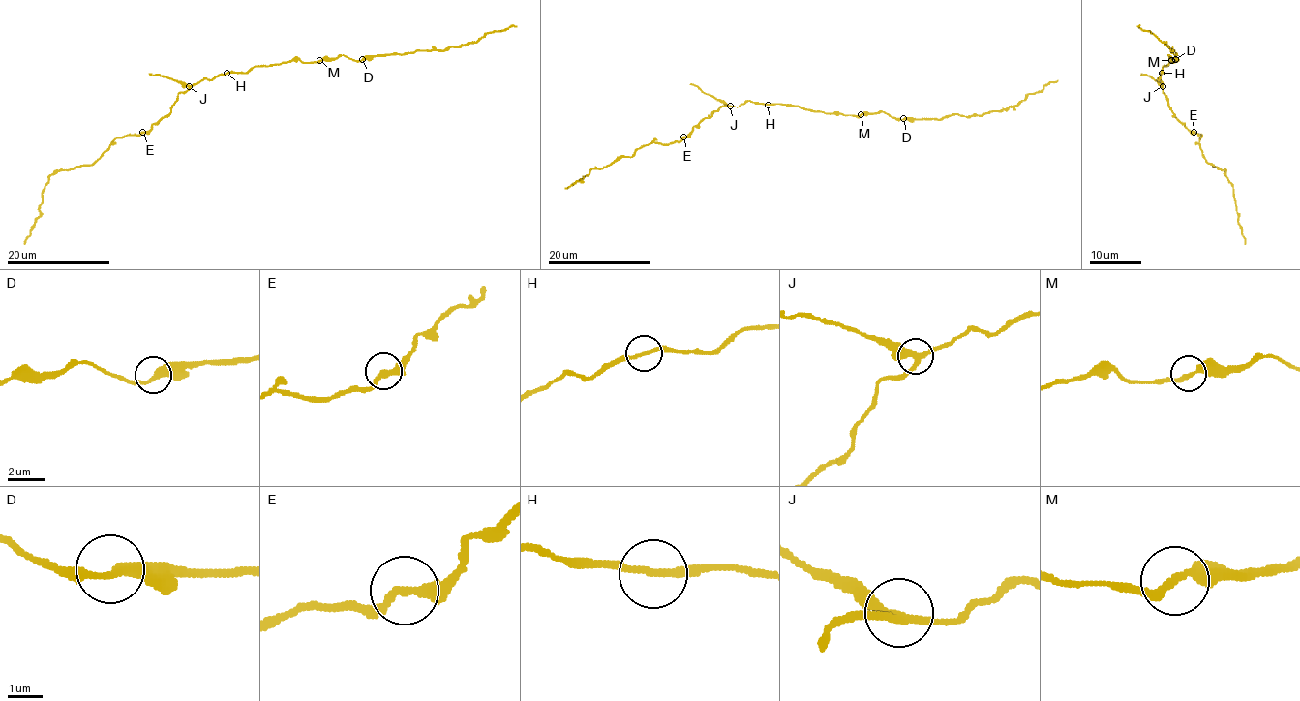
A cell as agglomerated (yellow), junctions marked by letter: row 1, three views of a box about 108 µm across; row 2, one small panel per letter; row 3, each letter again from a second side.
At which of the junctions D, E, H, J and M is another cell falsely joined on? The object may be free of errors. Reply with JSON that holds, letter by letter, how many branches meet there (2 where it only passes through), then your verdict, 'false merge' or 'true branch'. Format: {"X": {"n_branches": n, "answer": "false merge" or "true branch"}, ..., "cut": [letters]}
{"D": {"n_branches": 2, "answer": "true branch"}, "E": {"n_branches": 3, "answer": "true branch"}, "H": {"n_branches": 2, "answer": "true branch"}, "J": {"n_branches": 3, "answer": "false merge"}, "M": {"n_branches": 2, "answer": "true branch"}, "cut": ["J"]}

